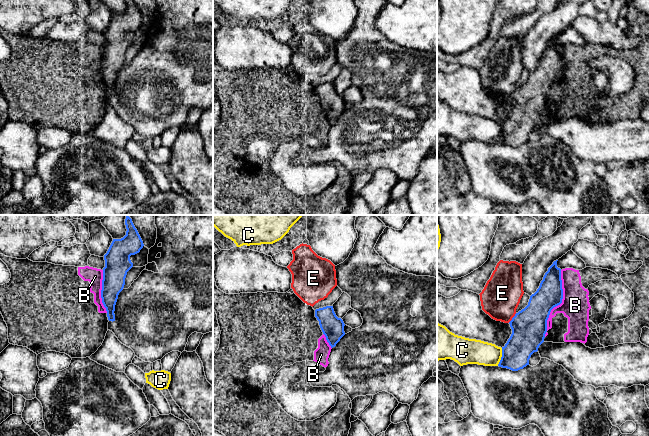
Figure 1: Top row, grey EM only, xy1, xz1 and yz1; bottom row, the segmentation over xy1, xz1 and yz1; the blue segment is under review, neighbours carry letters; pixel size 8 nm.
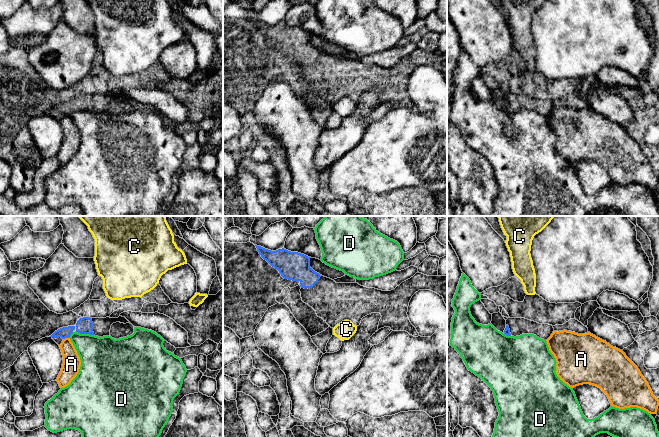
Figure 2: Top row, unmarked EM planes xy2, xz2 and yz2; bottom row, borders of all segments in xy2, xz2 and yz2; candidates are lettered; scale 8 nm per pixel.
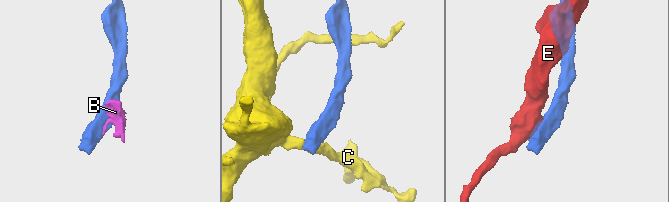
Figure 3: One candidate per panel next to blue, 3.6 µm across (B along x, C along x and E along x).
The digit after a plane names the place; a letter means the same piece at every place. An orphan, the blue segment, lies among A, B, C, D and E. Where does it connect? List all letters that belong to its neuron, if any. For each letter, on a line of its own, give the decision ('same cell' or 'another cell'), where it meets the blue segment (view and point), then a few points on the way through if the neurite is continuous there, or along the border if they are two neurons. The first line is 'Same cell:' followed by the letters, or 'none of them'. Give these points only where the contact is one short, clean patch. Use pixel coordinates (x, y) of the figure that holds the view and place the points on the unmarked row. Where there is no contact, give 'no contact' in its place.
Same cell: none of them
A: another cell; contact xy2 (65, 113); border xy2 (68, 113), (63, 115)
B: another cell; contact yz1 (559, 80)
C: another cell; contact yz1 (501, 133); border yz1 (502, 124), (502, 132), (497, 141)
D: another cell; contact xy2 (84, 109); border xy2 (75, 107), (93, 111)
E: another cell; contact yz1 (512, 94)

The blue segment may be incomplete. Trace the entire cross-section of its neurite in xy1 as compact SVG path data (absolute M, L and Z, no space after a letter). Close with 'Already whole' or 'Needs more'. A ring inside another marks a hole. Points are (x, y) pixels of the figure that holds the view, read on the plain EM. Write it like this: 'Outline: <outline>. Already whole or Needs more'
Outline: M134 0L125 1L126 11L121 15L113 15L104 31L101 74L108 96L112 98L115 97L114 87L118 71L124 64L127 48L133 43L130 32L139 29L144 22Z. Already whole

